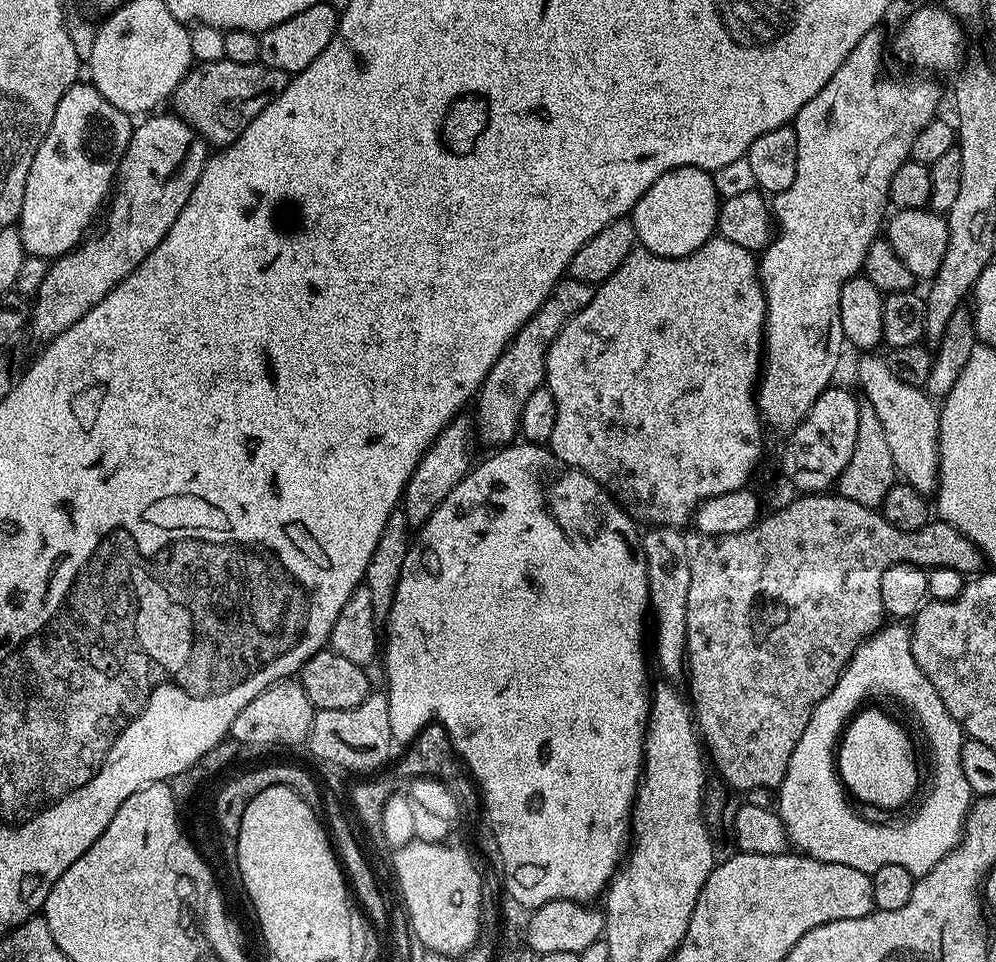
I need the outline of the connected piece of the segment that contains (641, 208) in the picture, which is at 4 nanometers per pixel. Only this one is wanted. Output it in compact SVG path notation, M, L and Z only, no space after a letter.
M700 168L670 169L632 207L630 219L639 247L666 258L690 255L711 240L717 231L716 219L721 203L721 196L714 190L712 173Z

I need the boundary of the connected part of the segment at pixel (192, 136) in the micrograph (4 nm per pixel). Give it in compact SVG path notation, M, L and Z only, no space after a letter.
M145 115L140 120L141 124L137 123L132 129L132 137L120 158L120 167L116 170L114 191L107 205L108 221L104 224L104 233L101 236L89 235L71 252L57 256L49 263L46 278L36 291L30 308L30 332L32 328L32 336L39 342L50 341L58 334L70 330L70 326L74 326L78 318L82 318L93 306L102 302L102 298L106 298L106 294L110 294L110 290L114 290L118 282L125 280L156 249L158 242L166 238L170 226L174 226L174 218L182 214L182 206L186 206L186 198L190 198L190 190L194 190L204 164L208 161L210 148L179 116L158 115Z

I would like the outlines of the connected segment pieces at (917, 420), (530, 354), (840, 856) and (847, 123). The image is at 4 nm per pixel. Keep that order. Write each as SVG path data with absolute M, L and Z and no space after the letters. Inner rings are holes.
M864 354L856 364L856 376L860 379L860 388L864 391L863 399L874 406L874 414L878 414L882 421L882 430L886 430L886 442L890 446L890 454L894 454L894 466L899 479L910 485L914 490L925 494L936 491L936 485L940 482L940 413L933 397L929 396L924 388L915 388L902 378L897 378L890 371L887 359L880 354Z
M561 278L554 286L554 290L542 302L542 306L518 330L518 334L508 344L506 351L494 362L488 377L484 379L484 385L480 387L478 399L475 401L477 412L474 415L474 432L488 450L496 450L501 446L507 446L517 439L520 431L520 415L522 406L526 406L526 398L534 394L545 383L544 379L544 359L550 350L550 346L558 338L562 326L590 302L594 288L593 285L573 280L571 278Z
M904 622L885 623L875 634L860 643L858 650L842 670L834 690L830 690L830 694L826 694L826 698L818 702L814 714L810 714L810 722L806 722L806 730L802 730L798 746L794 746L794 754L790 754L786 778L778 789L780 795L778 815L788 832L789 841L803 855L813 856L822 862L854 866L854 870L862 870L869 874L882 870L882 866L906 866L906 870L910 870L912 876L917 878L925 876L927 872L934 870L934 866L938 866L938 862L942 862L942 858L946 858L946 854L950 854L959 846L966 831L968 812L972 808L974 797L970 782L966 782L966 773L962 770L962 746L965 739L964 727L956 721L954 714L950 714L950 710L946 710L946 702L938 698L934 682L930 682L930 678L922 674L918 662L914 662L909 625ZM879 692L904 702L908 708L920 708L920 728L928 732L928 748L936 755L932 762L933 788L929 790L928 797L921 802L920 809L913 814L912 821L905 828L895 828L892 824L876 825L872 820L863 820L856 812L848 812L849 797L840 796L840 792L842 793L840 773L834 770L834 749L840 743L846 721L856 715L867 696L876 696Z
M882 32L866 34L862 42L850 50L846 62L838 66L834 78L798 110L794 121L798 138L798 174L794 174L794 182L790 182L788 189L775 193L770 200L778 231L758 260L768 305L764 319L762 371L756 389L756 407L769 429L795 428L810 406L814 406L817 398L833 383L832 375L846 349L840 317L842 286L852 276L861 275L866 250L870 250L870 242L881 235L890 208L890 178L894 178L898 166L910 159L914 138L918 138L922 126L937 119L939 113L936 111L940 108L940 88L932 81L935 79L920 74L912 74L916 76L909 80L884 76Z

